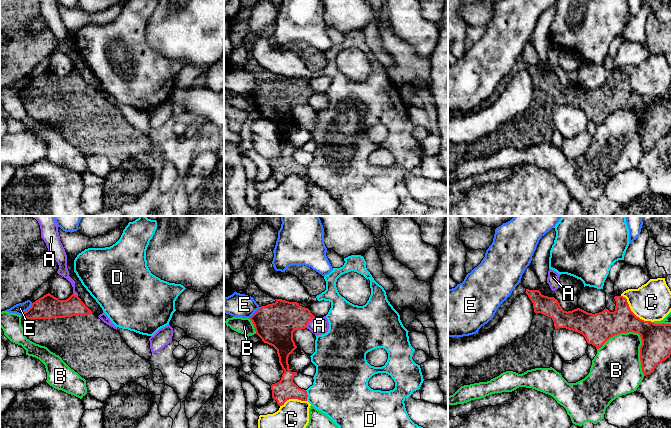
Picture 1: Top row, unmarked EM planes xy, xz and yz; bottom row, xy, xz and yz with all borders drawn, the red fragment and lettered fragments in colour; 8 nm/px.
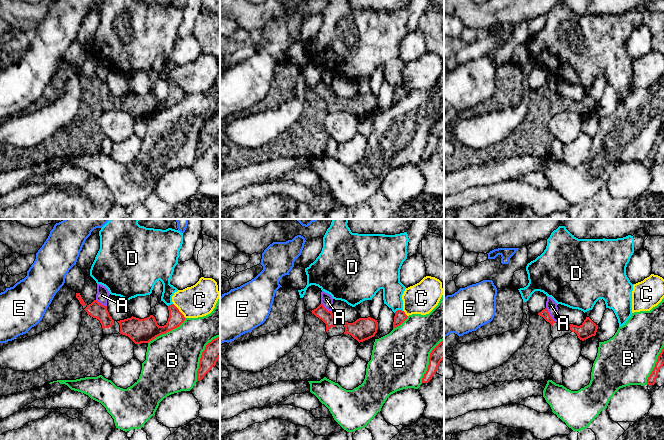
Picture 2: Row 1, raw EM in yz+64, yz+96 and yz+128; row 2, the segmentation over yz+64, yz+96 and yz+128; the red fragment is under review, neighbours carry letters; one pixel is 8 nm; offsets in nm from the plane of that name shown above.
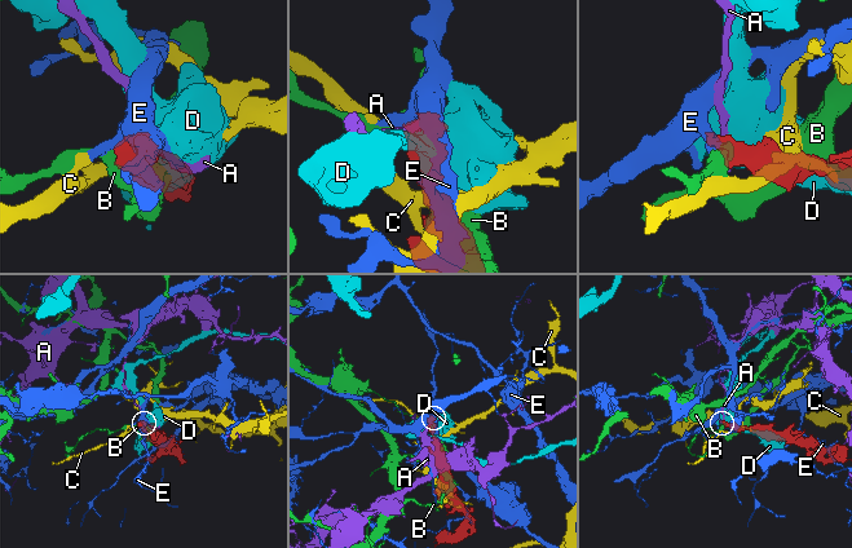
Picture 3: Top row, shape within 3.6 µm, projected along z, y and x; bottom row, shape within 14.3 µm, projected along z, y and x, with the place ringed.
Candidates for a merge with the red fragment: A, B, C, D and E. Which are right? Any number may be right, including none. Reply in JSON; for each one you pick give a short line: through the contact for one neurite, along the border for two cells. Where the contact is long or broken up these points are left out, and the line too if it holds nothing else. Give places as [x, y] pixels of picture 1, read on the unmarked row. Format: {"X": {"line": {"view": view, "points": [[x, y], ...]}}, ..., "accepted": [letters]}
{"accepted": []}

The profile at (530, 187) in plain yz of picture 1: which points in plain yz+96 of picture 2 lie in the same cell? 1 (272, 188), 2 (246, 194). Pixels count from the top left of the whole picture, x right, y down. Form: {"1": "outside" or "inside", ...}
{"1": "outside", "2": "outside"}

